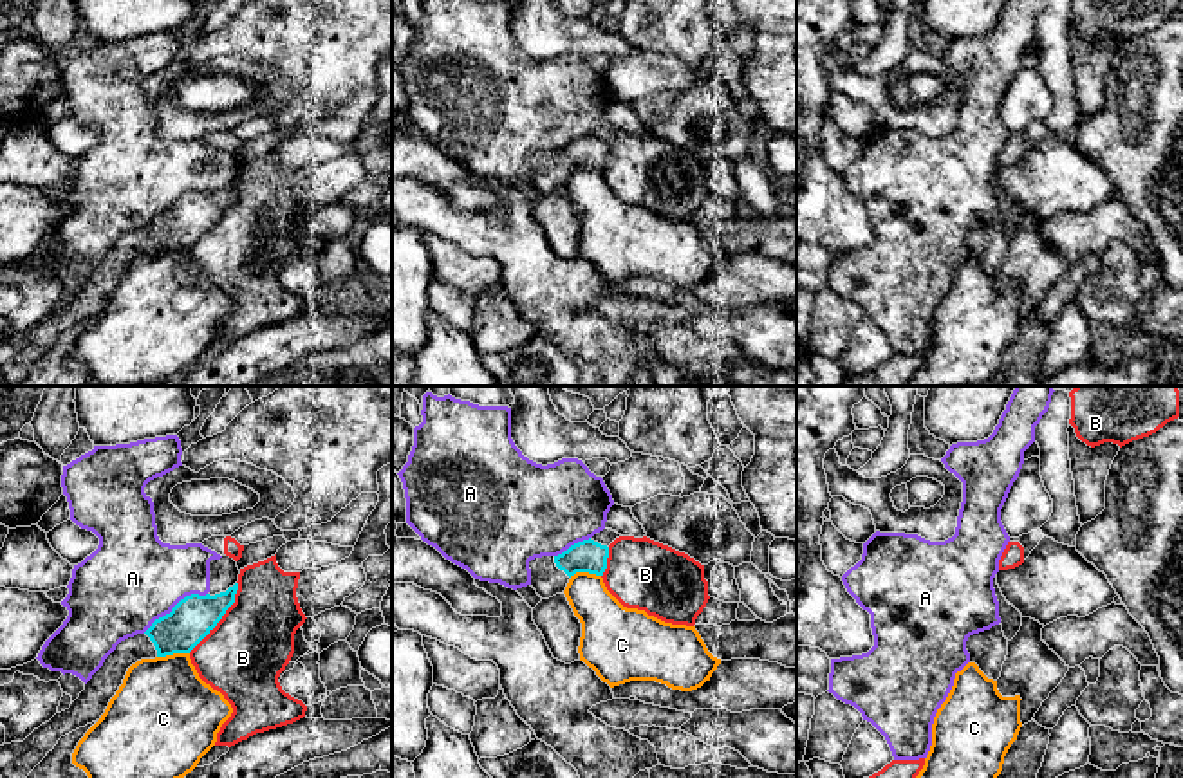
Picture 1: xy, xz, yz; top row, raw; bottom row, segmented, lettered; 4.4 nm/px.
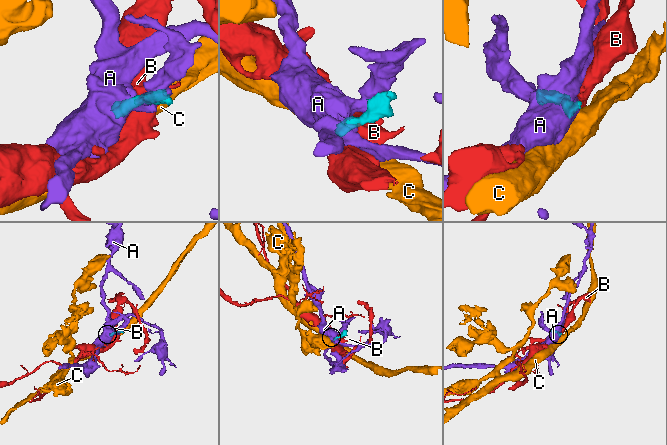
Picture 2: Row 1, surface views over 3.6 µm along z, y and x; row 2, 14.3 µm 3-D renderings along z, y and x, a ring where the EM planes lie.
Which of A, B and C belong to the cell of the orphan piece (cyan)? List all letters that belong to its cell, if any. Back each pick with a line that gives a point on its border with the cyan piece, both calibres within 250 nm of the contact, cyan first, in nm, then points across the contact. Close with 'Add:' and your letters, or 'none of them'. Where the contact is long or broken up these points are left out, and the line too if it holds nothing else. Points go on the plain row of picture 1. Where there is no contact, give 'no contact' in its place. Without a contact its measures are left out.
Add: none of them

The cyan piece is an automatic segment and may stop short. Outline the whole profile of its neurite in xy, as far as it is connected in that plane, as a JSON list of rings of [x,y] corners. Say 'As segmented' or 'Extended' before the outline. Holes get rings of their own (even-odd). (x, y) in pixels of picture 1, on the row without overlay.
Extended. [[[238,179],[215,191],[186,191],[144,229],[121,236],[69,305],[56,309],[23,338],[0,341],[0,372],[5,383],[25,377],[61,332],[99,316],[132,260],[141,255],[190,249],[235,199],[237,186]]]

